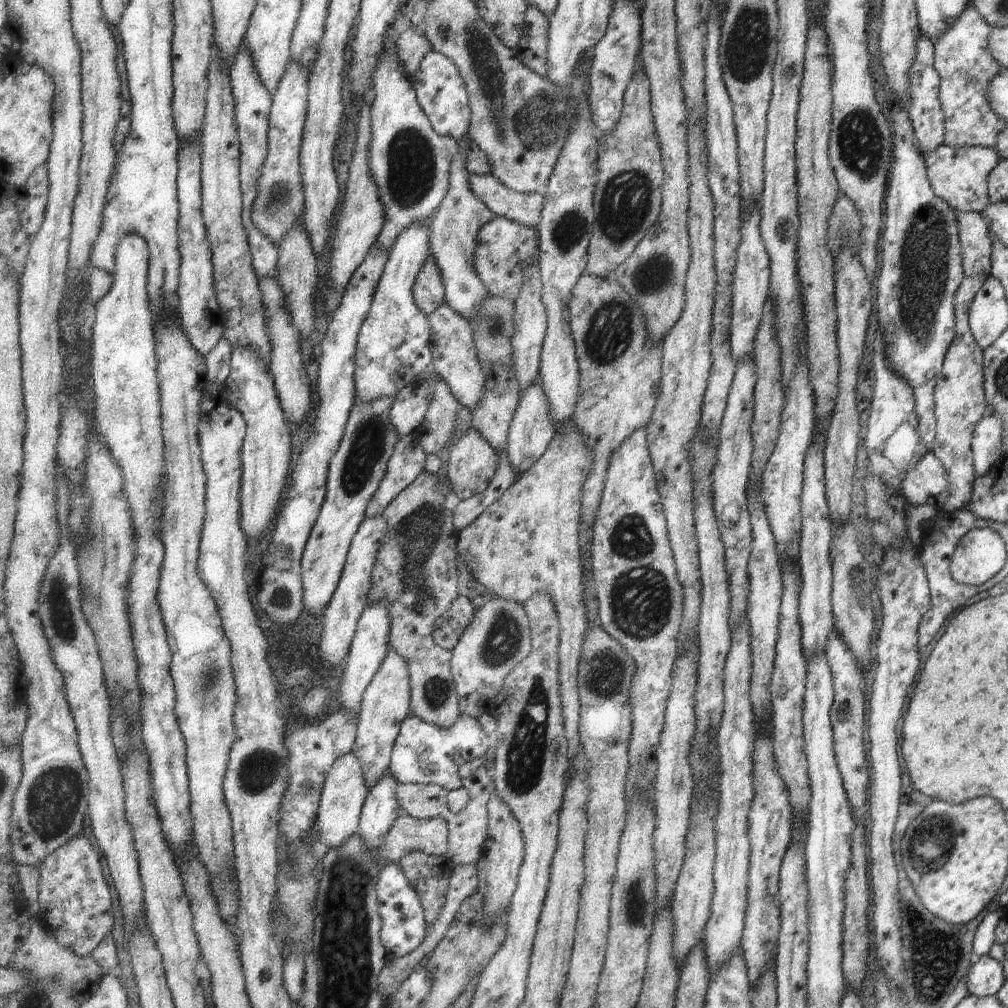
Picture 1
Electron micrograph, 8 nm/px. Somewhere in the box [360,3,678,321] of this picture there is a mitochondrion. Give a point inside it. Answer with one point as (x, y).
(530, 128)

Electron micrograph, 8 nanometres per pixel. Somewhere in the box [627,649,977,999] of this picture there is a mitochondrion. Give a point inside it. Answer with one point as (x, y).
(931, 845)

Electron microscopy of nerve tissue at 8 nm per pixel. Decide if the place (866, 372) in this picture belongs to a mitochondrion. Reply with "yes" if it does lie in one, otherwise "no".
no

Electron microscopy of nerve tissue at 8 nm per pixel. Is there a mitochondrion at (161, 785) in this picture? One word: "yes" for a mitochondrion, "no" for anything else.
no

